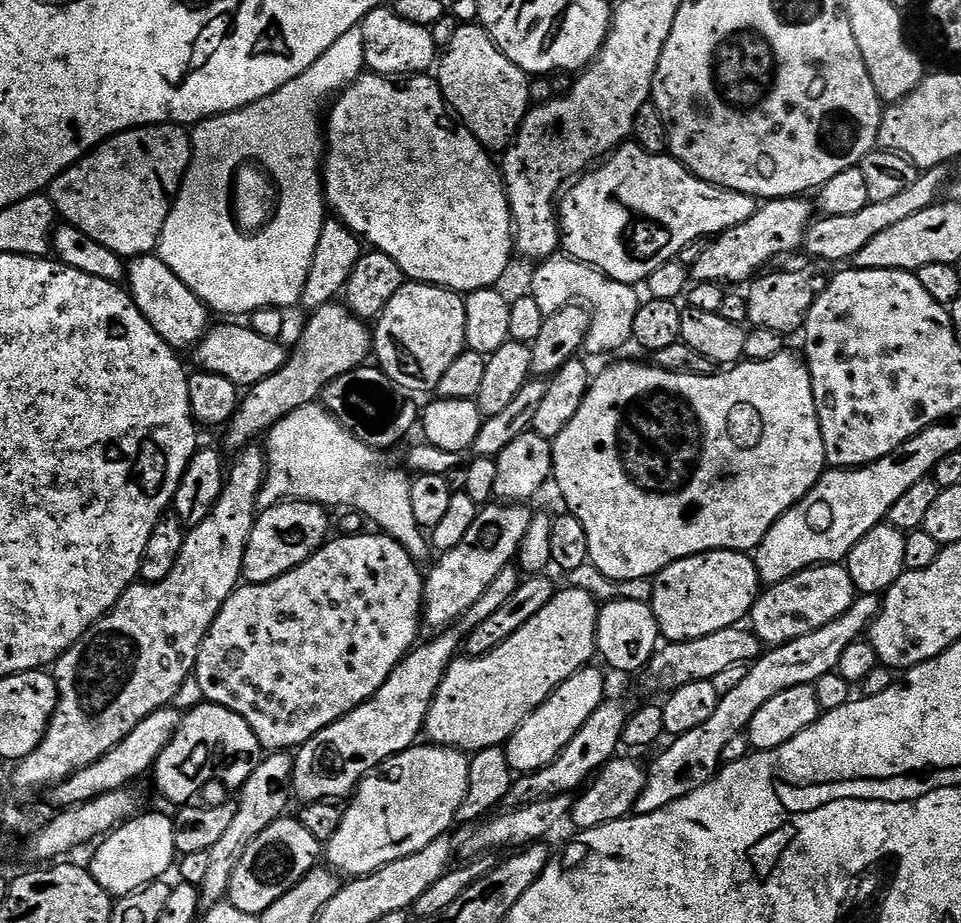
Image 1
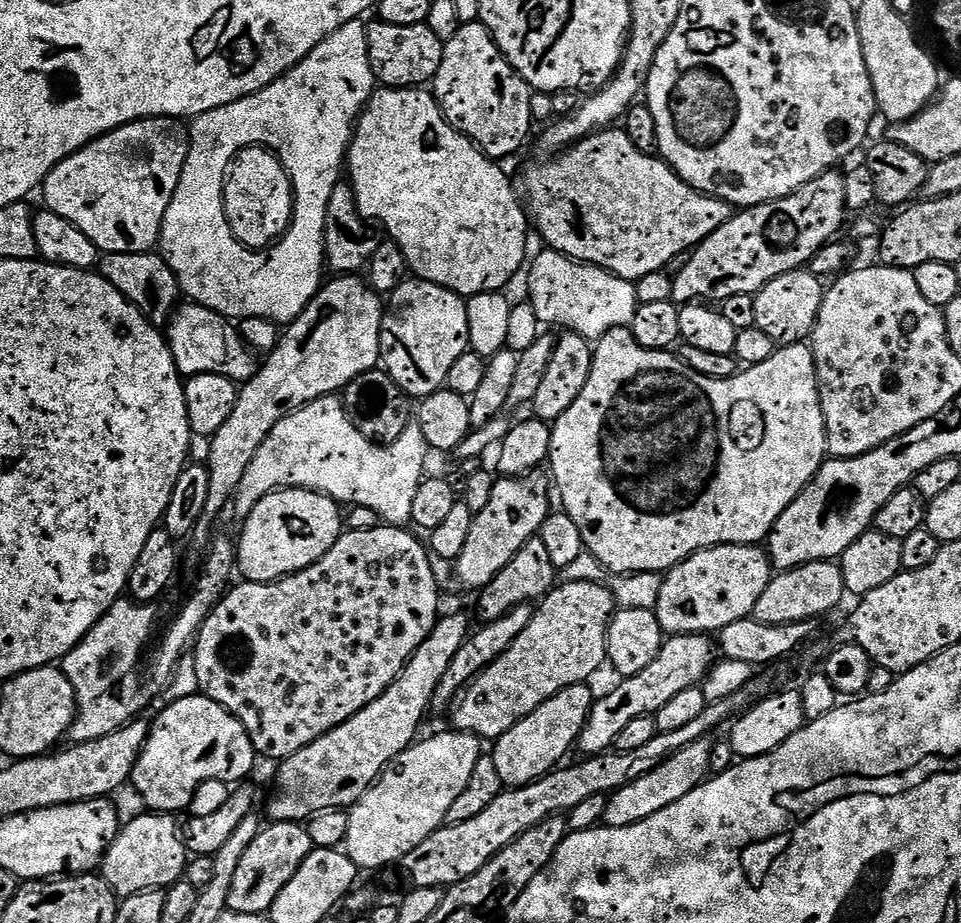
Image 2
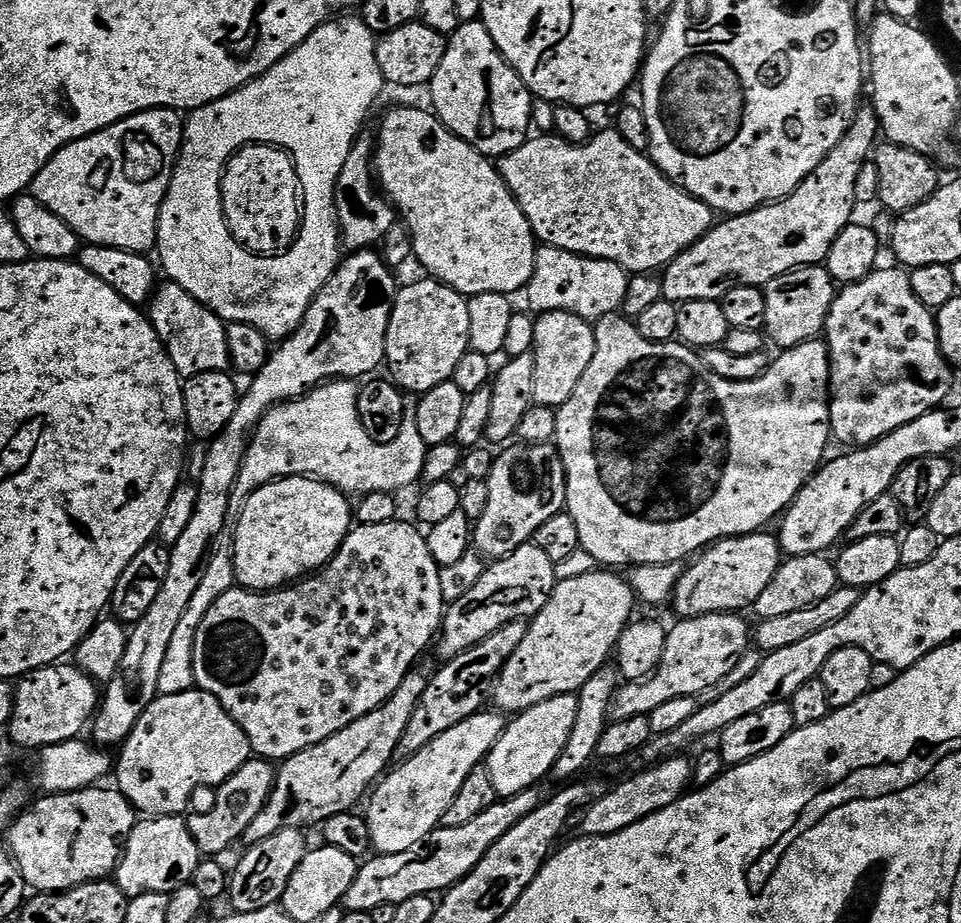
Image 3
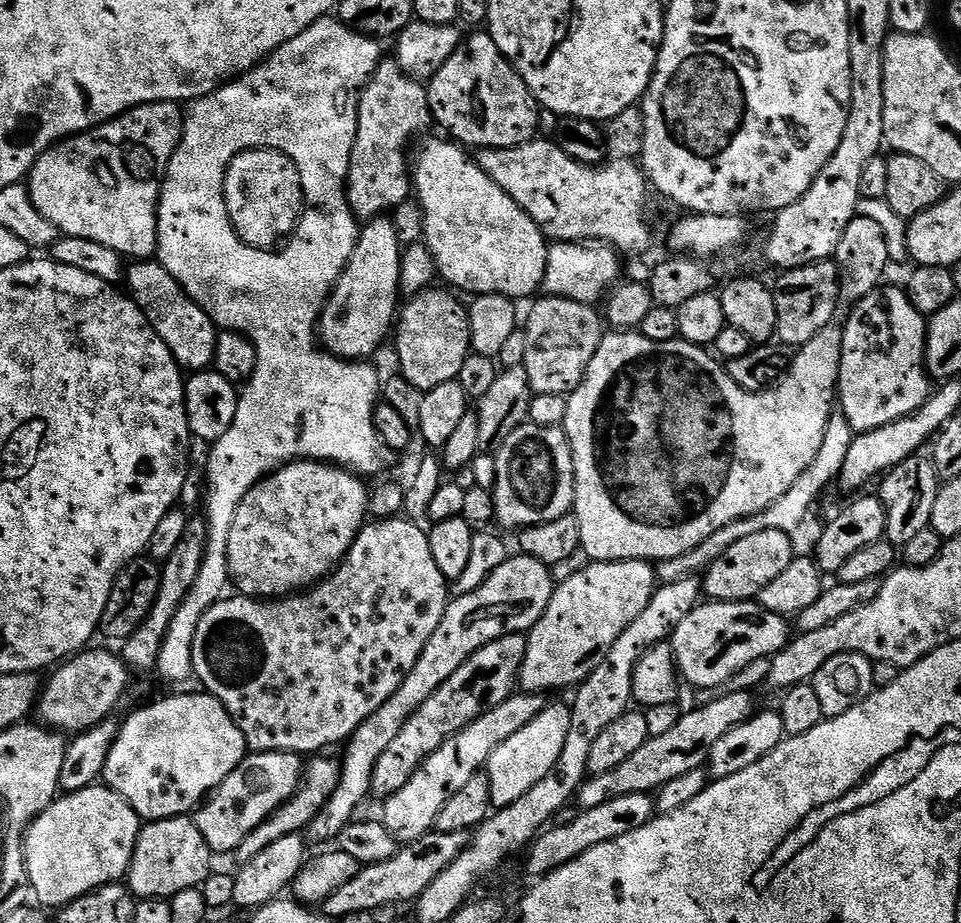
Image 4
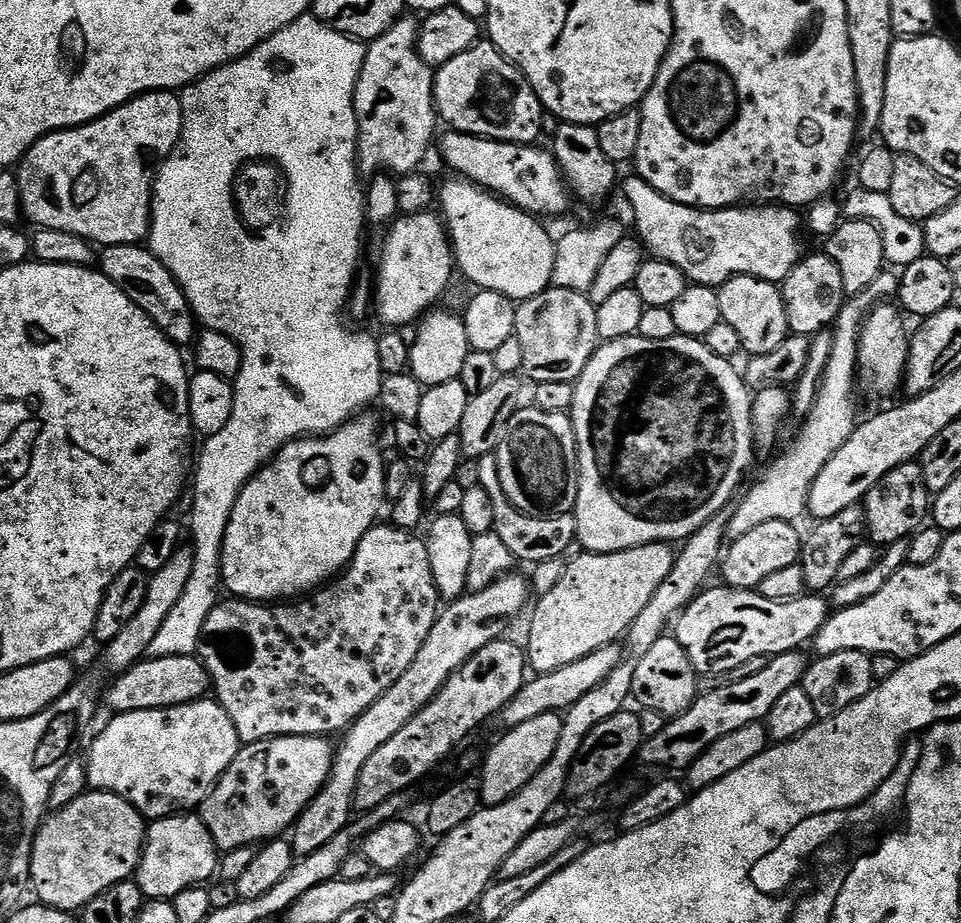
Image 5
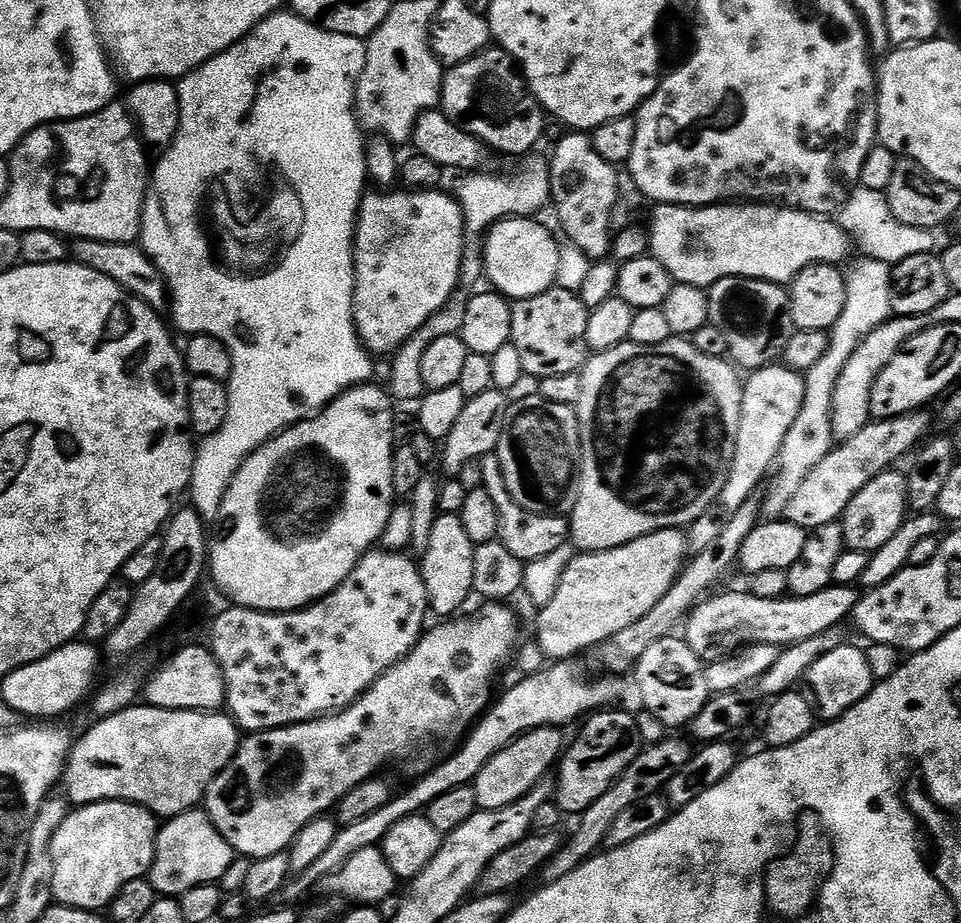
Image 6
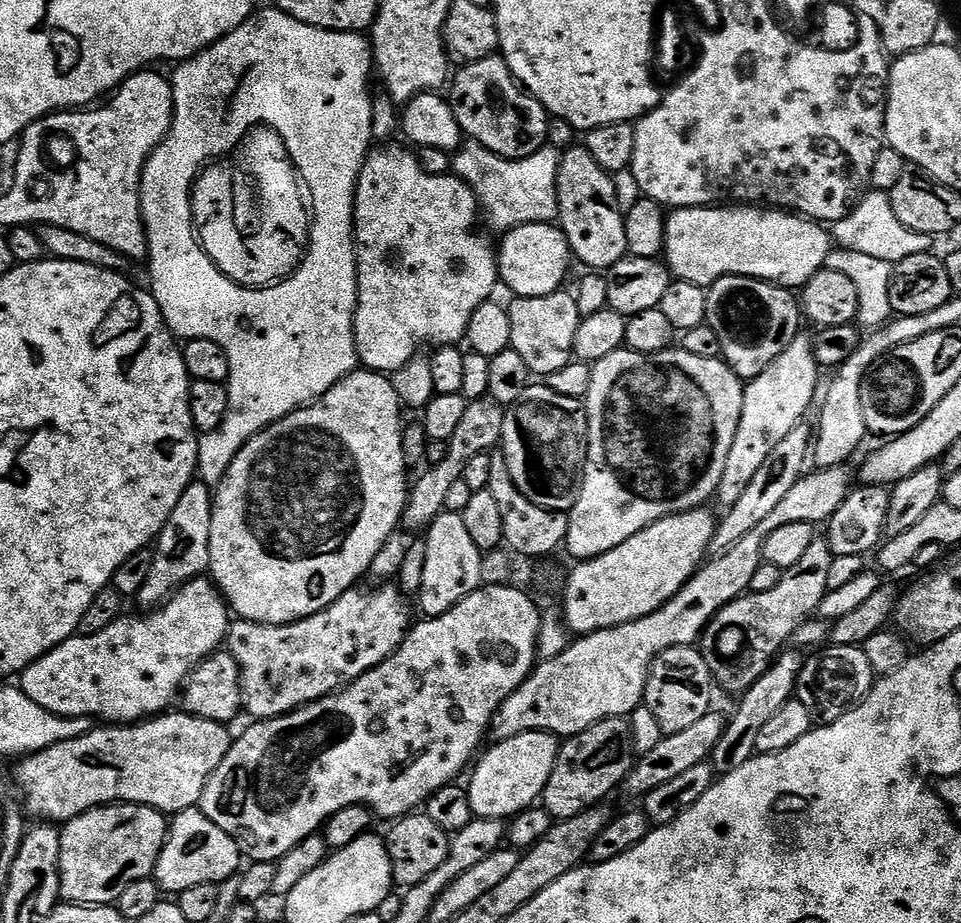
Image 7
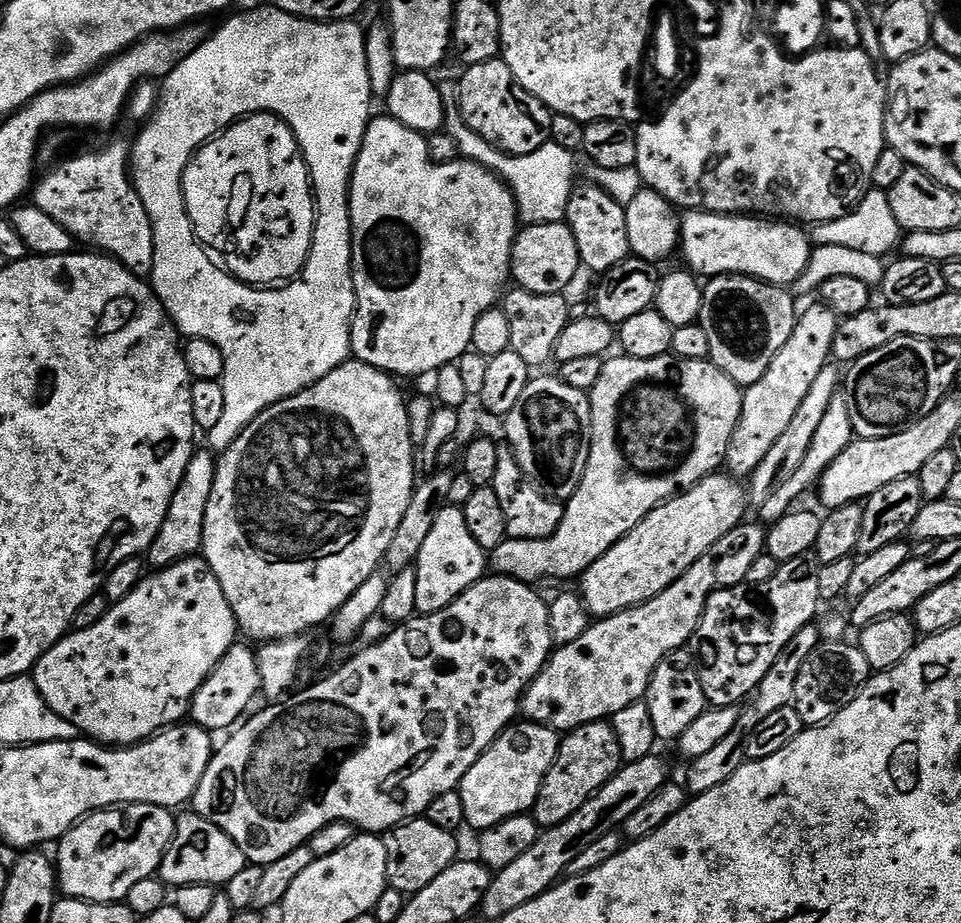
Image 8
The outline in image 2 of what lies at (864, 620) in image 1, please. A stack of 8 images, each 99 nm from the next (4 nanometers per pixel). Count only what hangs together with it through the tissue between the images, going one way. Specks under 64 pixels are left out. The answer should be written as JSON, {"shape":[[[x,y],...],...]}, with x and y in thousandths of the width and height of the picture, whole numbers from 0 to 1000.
{"shape":[[[736,801],[722,804],[706,817],[693,821],[689,830],[676,834],[676,839],[668,839],[659,849],[652,849],[636,859],[633,873],[629,879],[627,892],[634,897],[660,895],[660,891],[668,891],[676,886],[676,882],[685,882],[685,878],[693,878],[693,873],[701,873],[706,865],[714,865],[718,856],[722,856],[739,841],[739,815],[741,806]]]}

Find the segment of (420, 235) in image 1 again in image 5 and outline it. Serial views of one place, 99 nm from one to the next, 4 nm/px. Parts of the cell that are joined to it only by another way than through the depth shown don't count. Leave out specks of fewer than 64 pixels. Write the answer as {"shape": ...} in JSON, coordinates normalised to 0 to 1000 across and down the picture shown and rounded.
{"shape":[[[469,193],[456,204],[456,225],[466,248],[470,262],[470,276],[473,289],[496,313],[517,316],[538,327],[550,325],[564,319],[575,307],[576,284],[580,261],[565,247],[563,239],[555,231],[545,230],[520,216],[519,212],[505,208],[503,204],[482,193]]]}

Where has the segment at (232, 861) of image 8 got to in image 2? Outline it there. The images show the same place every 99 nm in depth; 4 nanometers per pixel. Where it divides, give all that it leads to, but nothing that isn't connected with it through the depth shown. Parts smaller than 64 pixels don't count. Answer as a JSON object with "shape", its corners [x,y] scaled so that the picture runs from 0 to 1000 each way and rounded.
{"shape":[[[150,882],[154,884],[142,884],[137,889],[130,892],[122,904],[121,910],[112,919],[108,926],[106,948],[118,965],[125,973],[138,971],[145,966],[157,966],[159,964],[174,964],[193,948],[198,924],[191,914],[191,906],[183,898],[183,893],[175,882]]]}

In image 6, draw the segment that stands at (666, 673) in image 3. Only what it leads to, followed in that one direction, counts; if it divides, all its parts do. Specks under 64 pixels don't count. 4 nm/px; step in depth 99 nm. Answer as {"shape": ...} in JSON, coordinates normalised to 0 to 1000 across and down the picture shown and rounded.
{"shape":[[[866,634],[849,644],[810,649],[789,648],[774,639],[746,644],[727,652],[714,673],[716,699],[734,717],[750,716],[781,698],[819,700],[839,696],[839,691],[847,691],[855,683],[873,679],[878,670],[890,664],[896,648],[894,638],[886,634]]]}

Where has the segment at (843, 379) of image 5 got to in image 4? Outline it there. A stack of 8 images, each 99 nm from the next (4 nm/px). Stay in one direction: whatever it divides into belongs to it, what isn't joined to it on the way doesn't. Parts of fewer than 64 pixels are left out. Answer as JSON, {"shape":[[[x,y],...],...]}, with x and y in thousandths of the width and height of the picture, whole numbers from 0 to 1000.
{"shape":[[[867,449],[862,455],[860,470],[855,475],[855,485],[851,488],[851,494],[847,496],[847,501],[843,501],[843,505],[839,505],[839,509],[835,509],[830,522],[826,522],[826,527],[822,527],[822,531],[818,531],[818,535],[814,535],[814,540],[806,542],[801,549],[793,553],[787,559],[773,559],[771,563],[765,563],[758,570],[751,570],[751,574],[739,579],[739,583],[735,583],[735,587],[730,587],[722,596],[710,600],[706,605],[686,608],[682,612],[684,629],[688,634],[700,633],[716,624],[732,621],[744,607],[751,605],[751,600],[755,600],[755,596],[760,596],[760,592],[764,592],[764,587],[772,587],[772,583],[780,583],[780,579],[789,579],[792,574],[814,574],[821,579],[828,579],[828,575],[836,570],[837,562],[844,557],[849,541],[861,531],[862,523],[865,520],[867,523],[873,517],[876,505],[880,501],[880,492],[884,492],[888,476],[889,469],[884,457],[880,457],[877,449]]]}

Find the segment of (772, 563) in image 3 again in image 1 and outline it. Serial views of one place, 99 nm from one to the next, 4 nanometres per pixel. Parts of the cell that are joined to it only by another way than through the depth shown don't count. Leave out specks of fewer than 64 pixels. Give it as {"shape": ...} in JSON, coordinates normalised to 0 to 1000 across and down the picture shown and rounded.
{"shape":[[[752,594],[730,602],[710,605],[693,613],[678,628],[678,664],[692,694],[709,698],[735,691],[747,683],[765,680],[779,671],[793,634],[787,608],[778,598]]]}

